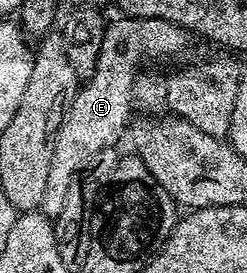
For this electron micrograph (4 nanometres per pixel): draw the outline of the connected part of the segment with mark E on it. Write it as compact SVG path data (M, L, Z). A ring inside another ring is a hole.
M118 17L118 22L110 21L105 27L102 48L99 51L98 62L95 64L91 77L84 79L83 85L69 101L69 107L65 109L63 120L53 137L53 151L51 152L51 169L47 171L47 185L43 191L43 200L39 207L40 213L46 214L50 220L56 220L59 212L63 212L63 204L67 201L67 188L71 188L71 180L82 169L88 167L93 159L104 155L108 146L113 146L121 137L126 137L127 127L130 125L129 105L135 102L133 86L139 77L140 68L144 62L152 58L177 58L189 46L190 31L173 22L162 18L130 18Z

